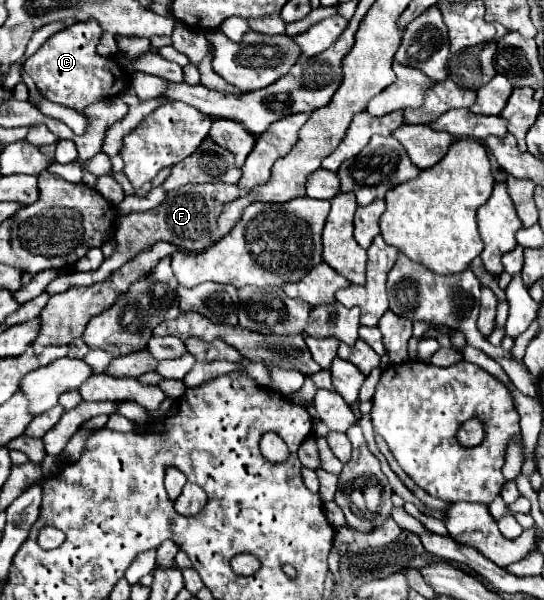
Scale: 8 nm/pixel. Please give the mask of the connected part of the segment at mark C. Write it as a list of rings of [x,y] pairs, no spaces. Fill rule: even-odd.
[[[95,21],[75,23],[67,29],[55,33],[45,41],[45,45],[25,61],[25,73],[33,79],[35,87],[49,101],[61,103],[75,111],[83,111],[87,105],[119,95],[127,83],[127,71],[119,69],[117,61],[111,57],[101,57],[95,47],[101,39],[103,31]],[[115,71],[115,73],[113,73]]]

